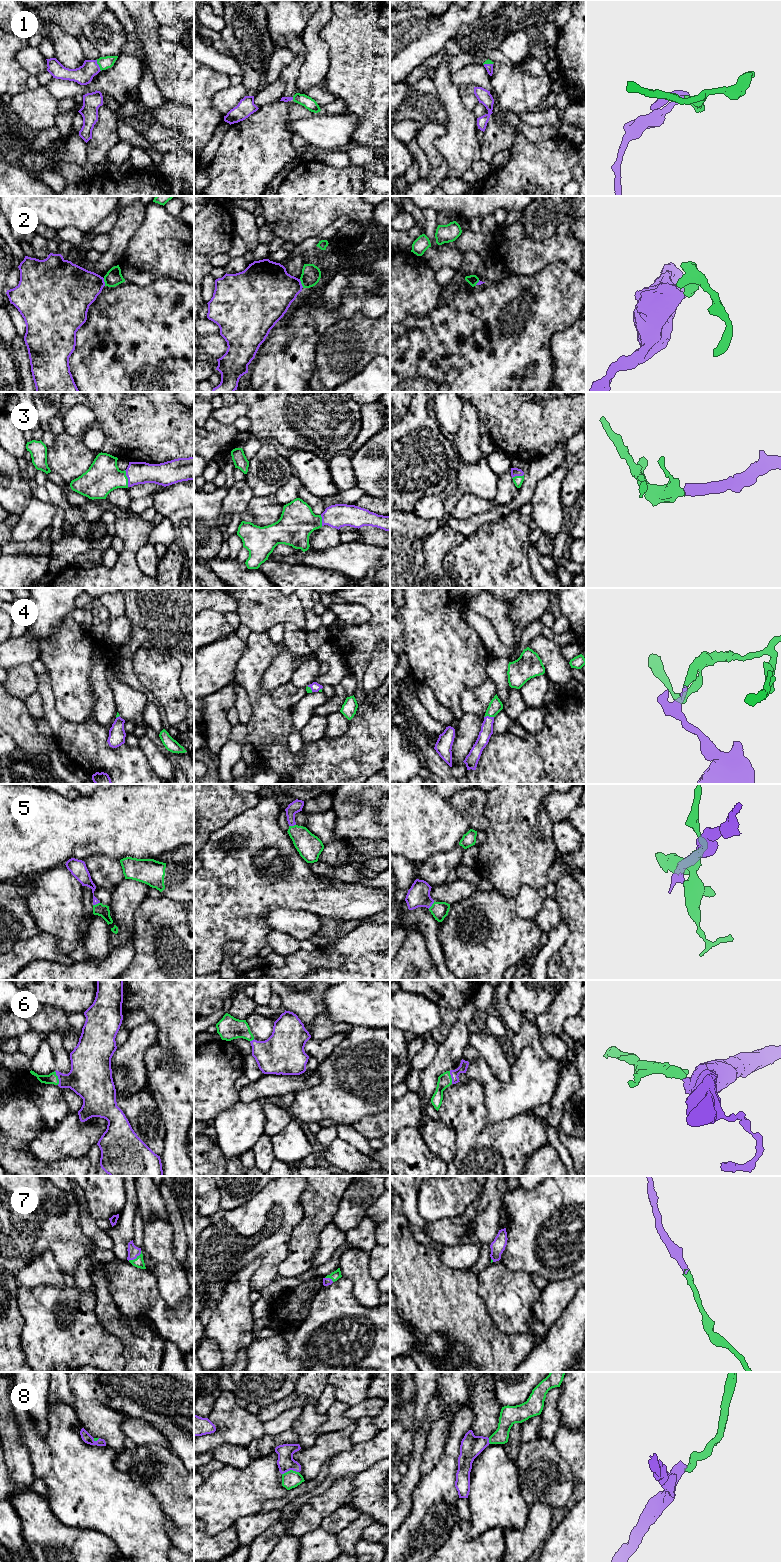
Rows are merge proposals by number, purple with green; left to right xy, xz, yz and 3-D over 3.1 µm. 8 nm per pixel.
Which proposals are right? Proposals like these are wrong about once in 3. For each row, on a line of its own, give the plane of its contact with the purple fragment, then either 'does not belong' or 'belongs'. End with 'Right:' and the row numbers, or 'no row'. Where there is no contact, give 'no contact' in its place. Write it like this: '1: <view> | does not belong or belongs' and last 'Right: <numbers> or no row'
1: xy | belongs
2: xz | does not belong
3: xy | belongs
4: yz | belongs
5: yz | belongs
6: xy | belongs
7: xy | belongs
8: xz | belongs
Right: 1, 3, 4, 5, 6, 7, 8

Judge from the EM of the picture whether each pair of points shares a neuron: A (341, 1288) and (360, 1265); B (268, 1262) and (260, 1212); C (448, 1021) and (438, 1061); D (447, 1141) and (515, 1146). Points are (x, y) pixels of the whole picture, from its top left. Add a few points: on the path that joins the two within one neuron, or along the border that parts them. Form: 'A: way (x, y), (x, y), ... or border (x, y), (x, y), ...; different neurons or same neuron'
A: border (342, 1276), (352, 1282), (352, 1294), (357, 1301); different neurons
B: way (271, 1242), (285, 1226), (285, 1212), (280, 1202); same neuron
C: border (456, 1022), (448, 1036), (437, 1045); different neurons
D: border (443, 1122), (455, 1132), (455, 1154), (447, 1164); different neurons

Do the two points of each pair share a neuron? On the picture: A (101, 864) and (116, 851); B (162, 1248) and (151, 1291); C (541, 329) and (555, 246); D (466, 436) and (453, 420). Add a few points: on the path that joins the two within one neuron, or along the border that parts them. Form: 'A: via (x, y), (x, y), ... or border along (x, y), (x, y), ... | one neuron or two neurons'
A: border along (86, 858), (92, 855), (103, 854), (119, 860) | two neurons
B: border along (152, 1273), (156, 1280), (158, 1292), (164, 1299) | two neurons
C: border along (574, 270), (564, 262), (554, 261), (532, 275) | two neurons
D: border along (463, 405), (460, 428), (454, 437) | two neurons

